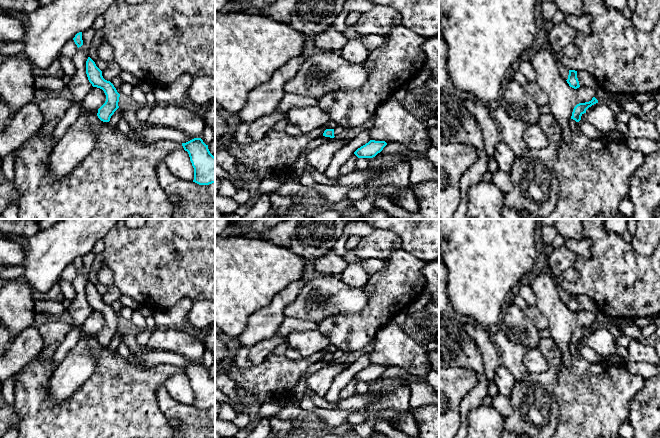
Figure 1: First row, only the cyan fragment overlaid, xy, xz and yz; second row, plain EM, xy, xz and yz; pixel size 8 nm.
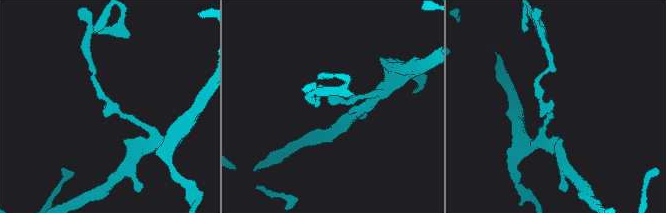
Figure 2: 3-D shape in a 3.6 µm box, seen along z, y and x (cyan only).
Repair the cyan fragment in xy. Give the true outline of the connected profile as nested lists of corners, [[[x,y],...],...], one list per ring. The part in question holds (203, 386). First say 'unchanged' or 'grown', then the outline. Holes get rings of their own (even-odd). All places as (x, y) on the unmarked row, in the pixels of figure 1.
unchanged; [[[194,362],[182,367],[182,370],[188,376],[194,392],[193,406],[199,409],[215,407],[215,381],[210,377],[208,369],[201,362]]]

